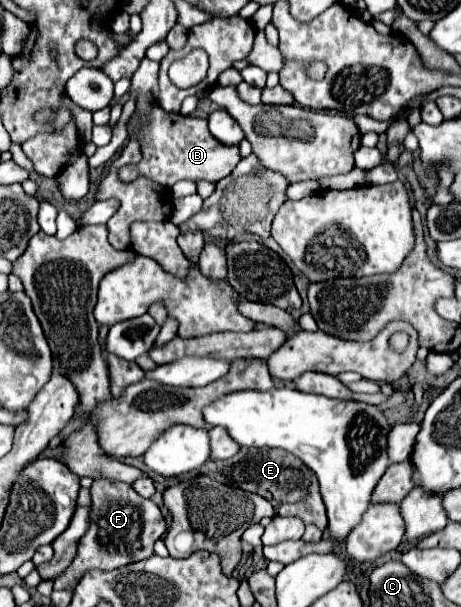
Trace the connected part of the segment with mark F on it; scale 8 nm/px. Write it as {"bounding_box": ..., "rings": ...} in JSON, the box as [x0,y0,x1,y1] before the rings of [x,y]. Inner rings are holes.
{"bounding_box":[55,478,167,590],"rings":[[[93,478],[91,484],[91,512],[89,512],[89,530],[77,544],[77,554],[71,566],[55,578],[57,590],[73,590],[79,580],[89,570],[115,570],[131,562],[151,558],[153,544],[163,538],[167,532],[167,522],[153,500],[139,496],[131,484],[117,480],[99,480]]]}

